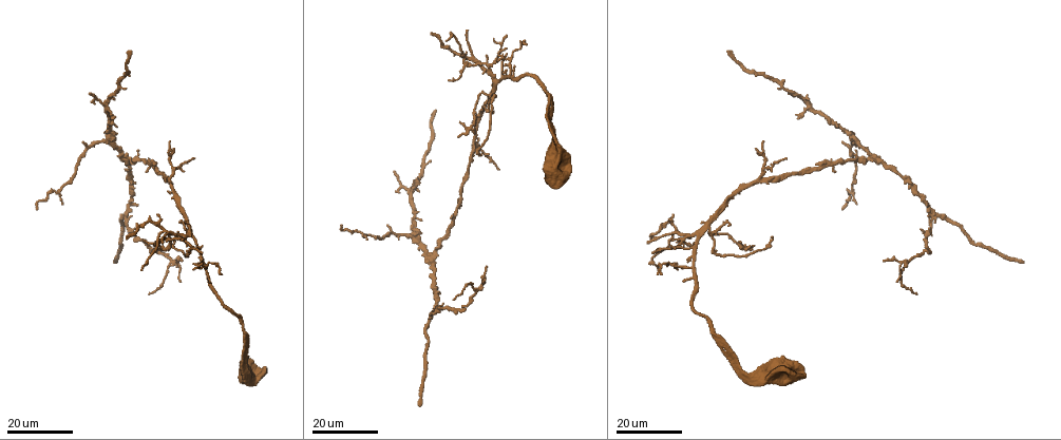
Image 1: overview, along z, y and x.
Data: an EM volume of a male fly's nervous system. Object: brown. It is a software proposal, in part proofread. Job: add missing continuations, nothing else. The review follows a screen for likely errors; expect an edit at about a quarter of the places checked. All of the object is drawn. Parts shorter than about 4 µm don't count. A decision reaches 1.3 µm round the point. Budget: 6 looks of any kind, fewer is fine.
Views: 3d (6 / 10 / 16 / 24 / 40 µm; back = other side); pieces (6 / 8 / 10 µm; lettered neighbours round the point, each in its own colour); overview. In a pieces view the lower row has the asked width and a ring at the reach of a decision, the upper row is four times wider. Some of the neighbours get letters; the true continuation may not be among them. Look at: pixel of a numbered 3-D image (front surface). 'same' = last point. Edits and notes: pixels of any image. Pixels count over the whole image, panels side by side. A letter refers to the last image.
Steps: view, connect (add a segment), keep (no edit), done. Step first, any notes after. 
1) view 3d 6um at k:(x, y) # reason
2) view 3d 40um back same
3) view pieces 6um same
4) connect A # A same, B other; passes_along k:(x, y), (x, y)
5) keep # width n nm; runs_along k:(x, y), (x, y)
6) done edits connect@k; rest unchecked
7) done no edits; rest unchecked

view 3d 16um at 1:(843, 208) # branch stops here

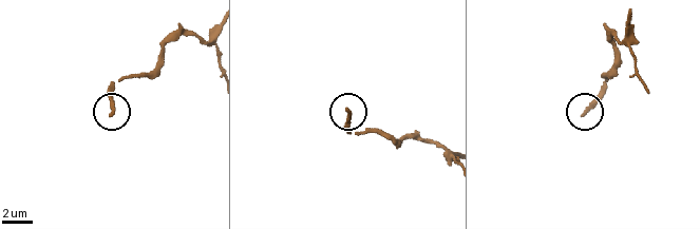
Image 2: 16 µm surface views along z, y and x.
view pieces 8um at 2:(112, 113)

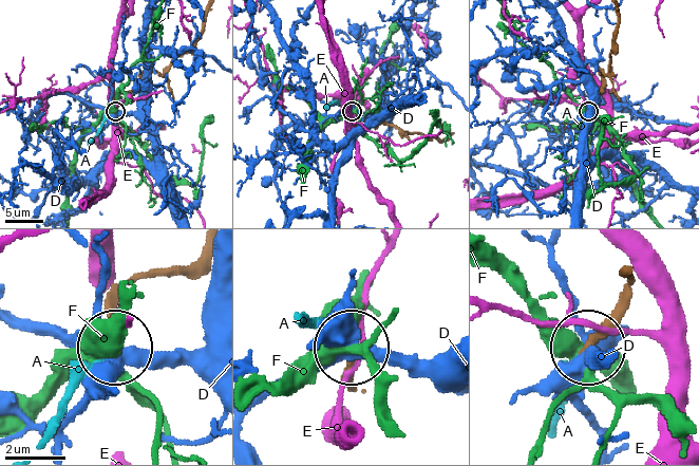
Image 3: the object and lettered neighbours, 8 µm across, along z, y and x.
connect A # A same, D other, E other, F other; it goes on there

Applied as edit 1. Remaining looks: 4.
view 3d 16um at 1:(478, 138) # an open end

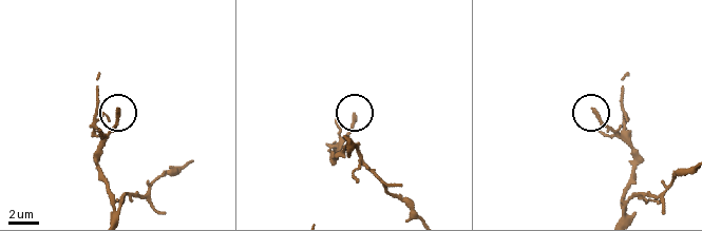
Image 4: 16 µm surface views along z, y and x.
view pieces 10um at 4:(593, 110)

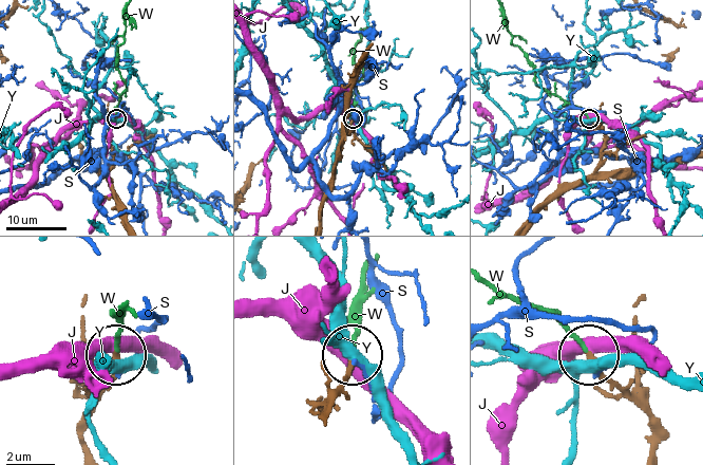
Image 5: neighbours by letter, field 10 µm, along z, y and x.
connect W # J other, S other, W same, Y other; it goes on there

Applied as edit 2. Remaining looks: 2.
done edits connect@3, connect@5; rest unchecked

